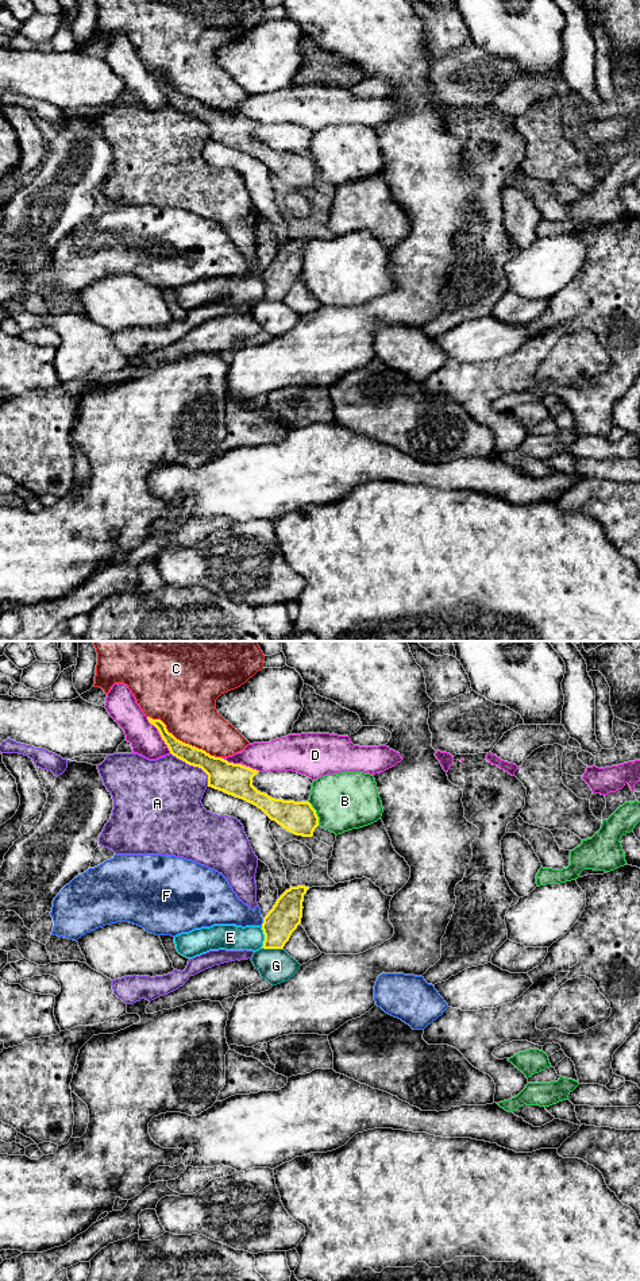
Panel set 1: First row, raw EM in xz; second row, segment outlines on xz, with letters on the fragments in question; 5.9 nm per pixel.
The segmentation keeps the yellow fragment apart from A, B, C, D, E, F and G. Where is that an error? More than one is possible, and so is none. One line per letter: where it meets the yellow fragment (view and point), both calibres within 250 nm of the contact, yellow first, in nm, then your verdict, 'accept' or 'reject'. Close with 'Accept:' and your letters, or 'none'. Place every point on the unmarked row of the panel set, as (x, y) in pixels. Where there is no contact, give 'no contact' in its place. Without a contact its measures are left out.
A: xz (195, 118) | 190/440 nm | reject
B: xz (315, 165) | 200/340 nm | reject
C: xz (178, 92) | 110/380 nm | reject
D: xz (241, 116) | 190/190 nm | reject
E: xz (265, 289) | 190/160 nm | reject
F: xz (263, 274) | 190/200 nm | reject
G: xz (273, 300) | 190/200 nm | reject
Accept: none

